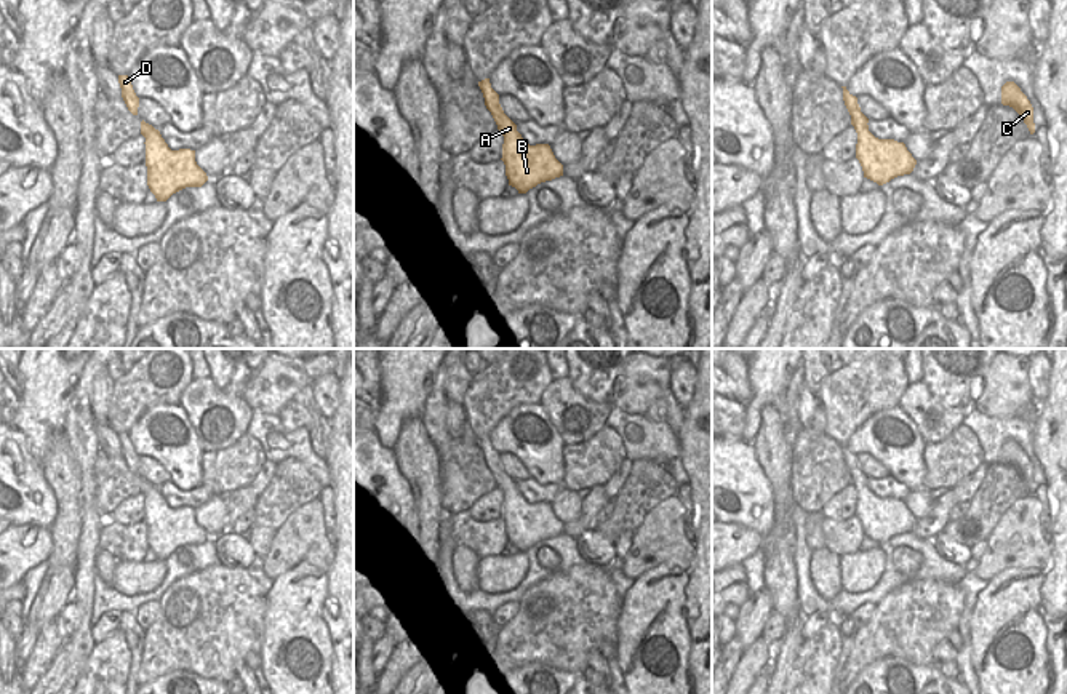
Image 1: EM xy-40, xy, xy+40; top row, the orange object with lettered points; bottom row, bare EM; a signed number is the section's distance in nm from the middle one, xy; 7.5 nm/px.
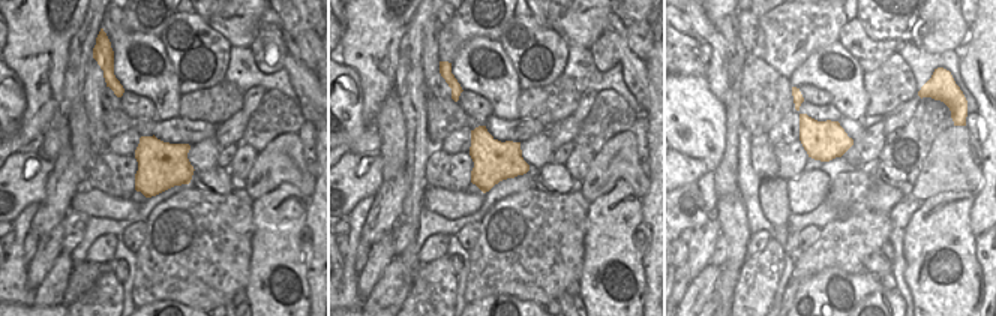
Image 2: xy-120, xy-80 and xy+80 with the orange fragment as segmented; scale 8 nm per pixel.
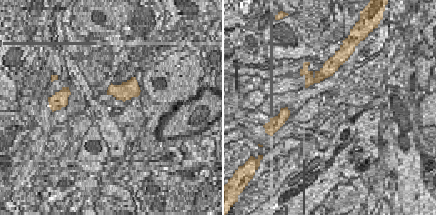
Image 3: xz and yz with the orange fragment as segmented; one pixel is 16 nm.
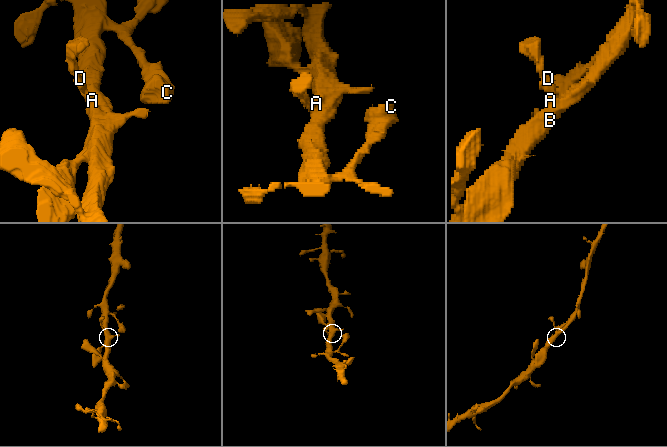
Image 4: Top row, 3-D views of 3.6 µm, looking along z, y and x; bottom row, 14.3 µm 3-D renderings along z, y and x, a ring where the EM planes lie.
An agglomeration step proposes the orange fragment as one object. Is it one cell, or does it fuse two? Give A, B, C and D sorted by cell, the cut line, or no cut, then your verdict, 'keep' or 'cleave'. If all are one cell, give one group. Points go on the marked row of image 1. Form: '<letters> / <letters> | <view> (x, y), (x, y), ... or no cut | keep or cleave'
A B C D | no cut | keep

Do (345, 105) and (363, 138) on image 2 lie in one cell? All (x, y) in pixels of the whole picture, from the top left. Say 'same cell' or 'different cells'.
same cell

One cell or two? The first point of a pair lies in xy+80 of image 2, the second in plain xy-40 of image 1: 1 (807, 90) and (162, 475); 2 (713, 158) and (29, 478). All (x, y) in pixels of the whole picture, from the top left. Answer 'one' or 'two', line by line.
1: one
2: one

